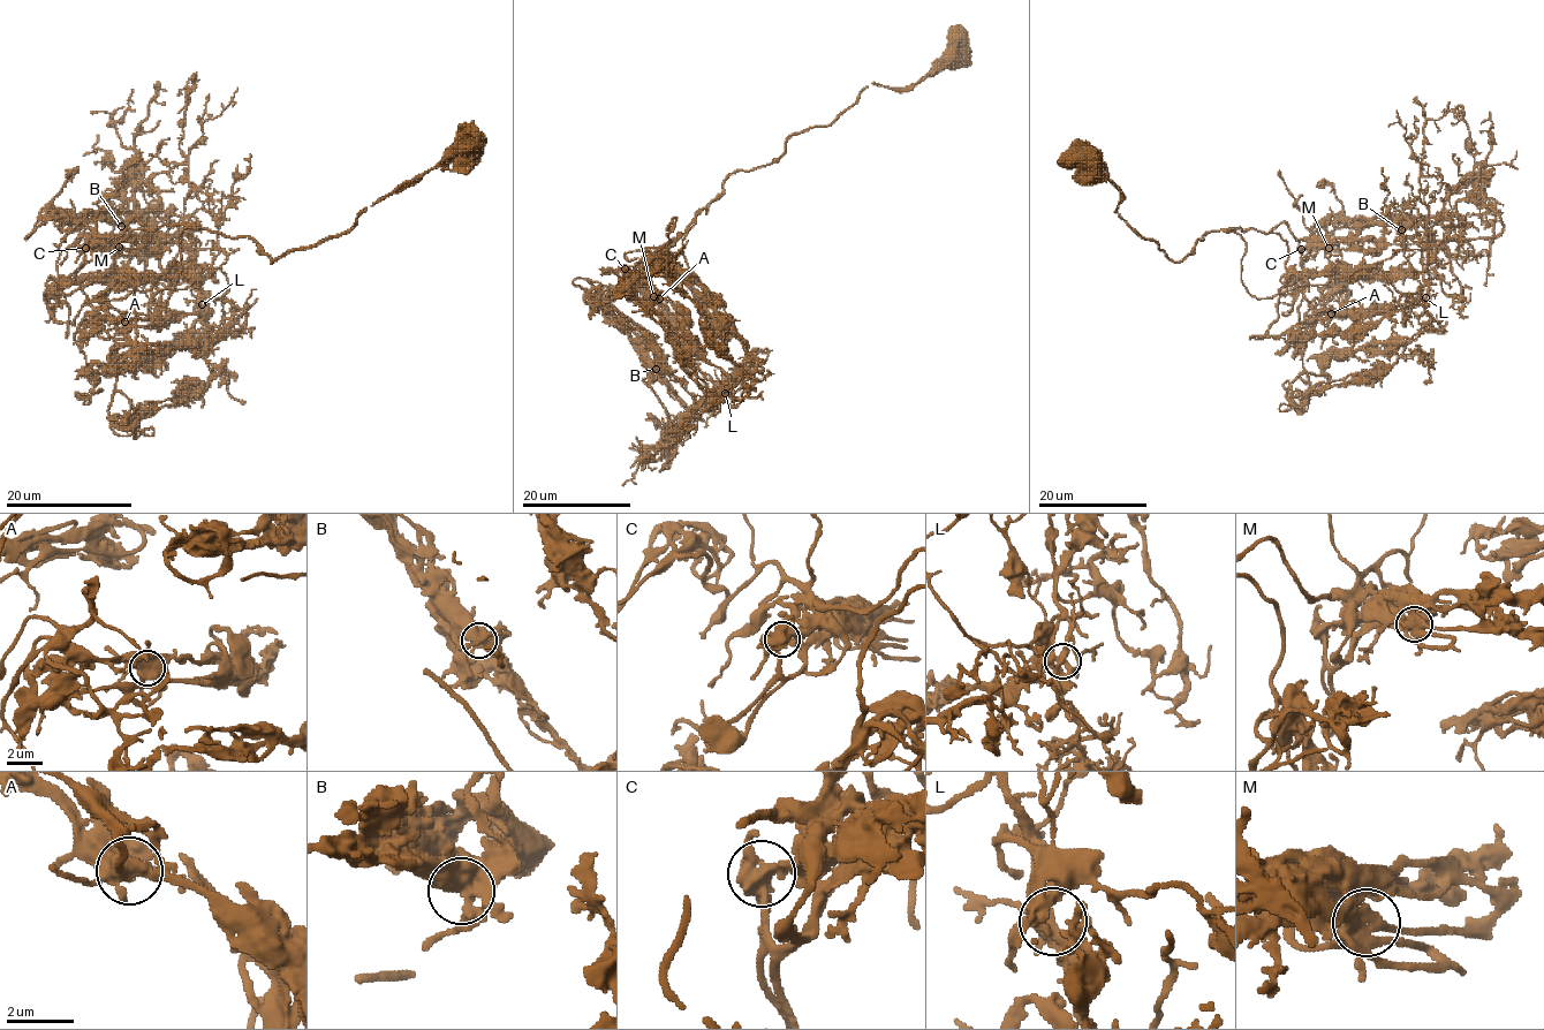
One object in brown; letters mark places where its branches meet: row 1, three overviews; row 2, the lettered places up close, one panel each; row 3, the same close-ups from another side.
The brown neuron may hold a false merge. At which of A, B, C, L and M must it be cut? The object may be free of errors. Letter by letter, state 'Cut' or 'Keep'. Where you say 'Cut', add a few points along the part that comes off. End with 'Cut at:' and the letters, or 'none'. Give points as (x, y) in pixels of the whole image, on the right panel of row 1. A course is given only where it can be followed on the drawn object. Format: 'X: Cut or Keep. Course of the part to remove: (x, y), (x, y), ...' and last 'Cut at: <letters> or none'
A: Keep
B: Keep
C: Keep
L: Cut. Course of the part to remove: (1425, 298), (1428, 258), (1461, 228), (1457, 203), (1473, 186), (1465, 179), (1454, 189), (1437, 220), (1407, 205)
M: Keep
Cut at: L

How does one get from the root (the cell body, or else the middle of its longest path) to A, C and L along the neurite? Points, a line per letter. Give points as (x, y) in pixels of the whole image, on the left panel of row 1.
A: (466, 141), (348, 231), (273, 263), (247, 235), (134, 229), (98, 311), (126, 323)
C: (466, 141), (348, 231), (273, 263), (247, 235), (149, 229), (135, 217), (85, 248)
L: (466, 141), (273, 263), (247, 235), (188, 226), (175, 286), (152, 302), (220, 269), (229, 288), (201, 305)

